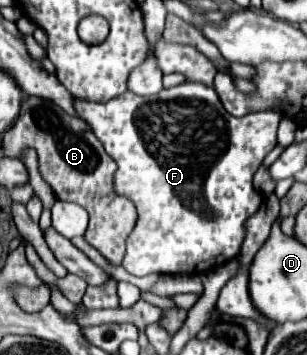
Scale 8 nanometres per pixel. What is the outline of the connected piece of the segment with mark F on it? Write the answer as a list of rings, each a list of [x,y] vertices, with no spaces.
[[[192,81],[162,89],[158,95],[150,97],[138,97],[128,91],[102,105],[80,99],[74,99],[74,105],[78,105],[76,111],[88,121],[106,153],[118,165],[114,191],[128,197],[138,211],[138,221],[126,239],[126,255],[122,259],[122,267],[130,275],[204,273],[238,255],[244,237],[244,221],[254,215],[262,203],[262,197],[252,187],[252,175],[260,167],[262,157],[276,147],[278,113],[258,111],[240,119],[232,117],[226,113],[212,87]]]

